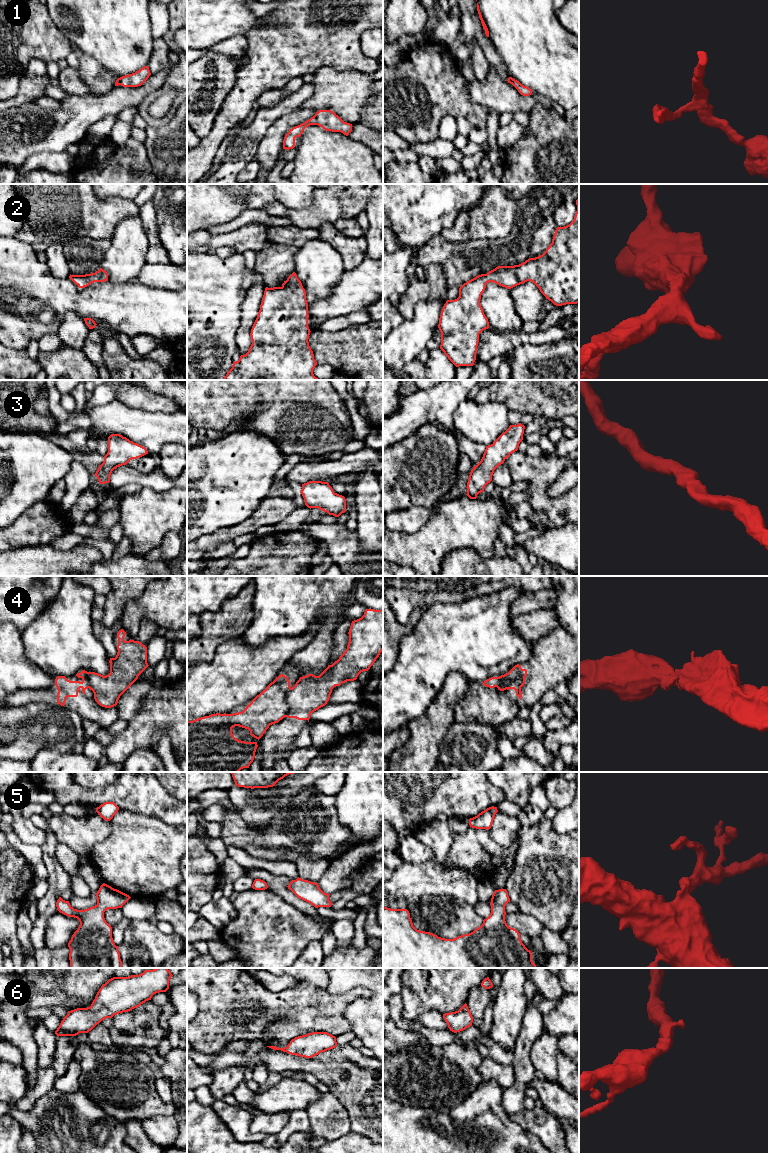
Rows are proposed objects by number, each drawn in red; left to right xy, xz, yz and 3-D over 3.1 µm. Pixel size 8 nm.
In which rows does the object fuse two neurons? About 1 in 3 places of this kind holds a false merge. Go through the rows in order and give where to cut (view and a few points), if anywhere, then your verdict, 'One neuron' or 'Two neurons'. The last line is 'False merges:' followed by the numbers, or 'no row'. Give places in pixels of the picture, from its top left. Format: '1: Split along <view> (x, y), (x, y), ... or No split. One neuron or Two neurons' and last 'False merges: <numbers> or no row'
1: Split along xz (314, 115), (317, 124). Two neurons
2: No split. One neuron
3: No split. One neuron
4: Split along xz (290, 687), (286, 696), (288, 712), (285, 716). Two neurons
5: No split. One neuron
6: No split. One neuron
False merges: 1, 4

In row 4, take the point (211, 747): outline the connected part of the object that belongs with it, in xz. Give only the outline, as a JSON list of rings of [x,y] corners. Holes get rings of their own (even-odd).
[[[280,674],[242,712],[216,713],[187,721],[187,772],[239,772],[249,768],[255,757],[257,742],[236,739],[232,728],[248,729],[250,735],[259,740],[270,725],[286,717],[289,711],[286,696],[290,688],[288,677]]]

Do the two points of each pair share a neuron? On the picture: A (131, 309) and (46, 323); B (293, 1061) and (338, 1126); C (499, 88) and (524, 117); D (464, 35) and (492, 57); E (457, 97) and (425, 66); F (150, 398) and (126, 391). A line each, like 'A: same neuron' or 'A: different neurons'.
A: same neuron
B: different neurons
C: different neurons
D: same neuron
E: same neuron
F: same neuron

